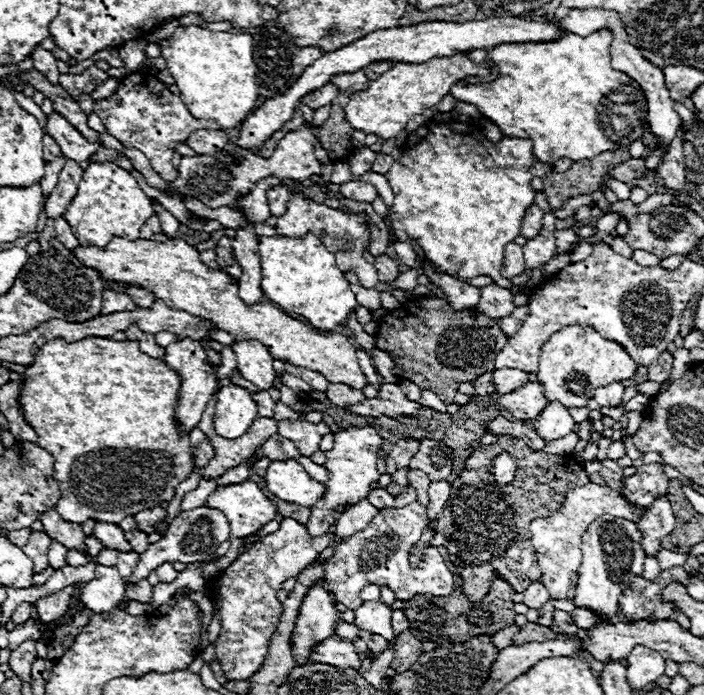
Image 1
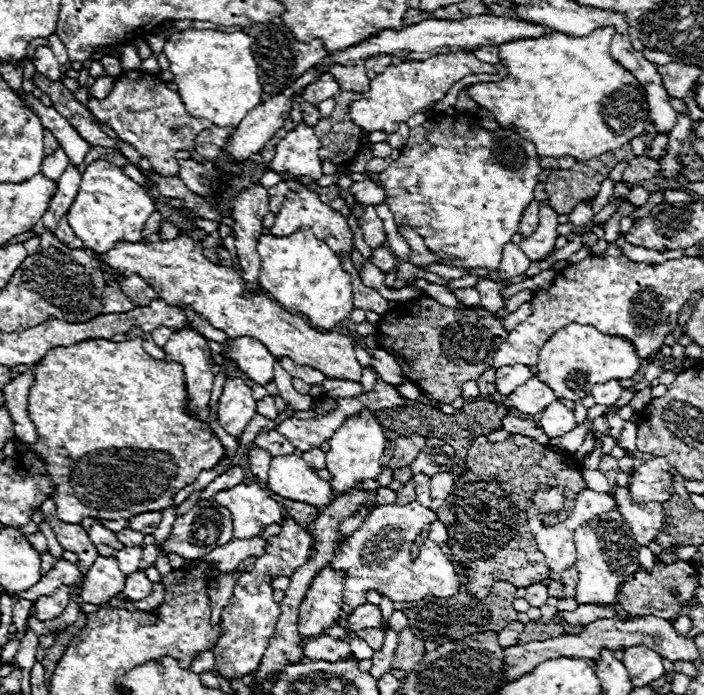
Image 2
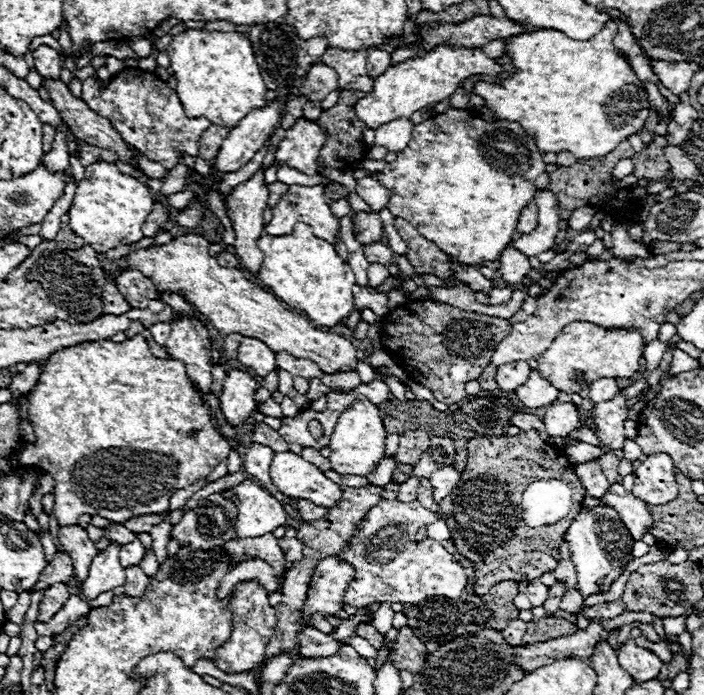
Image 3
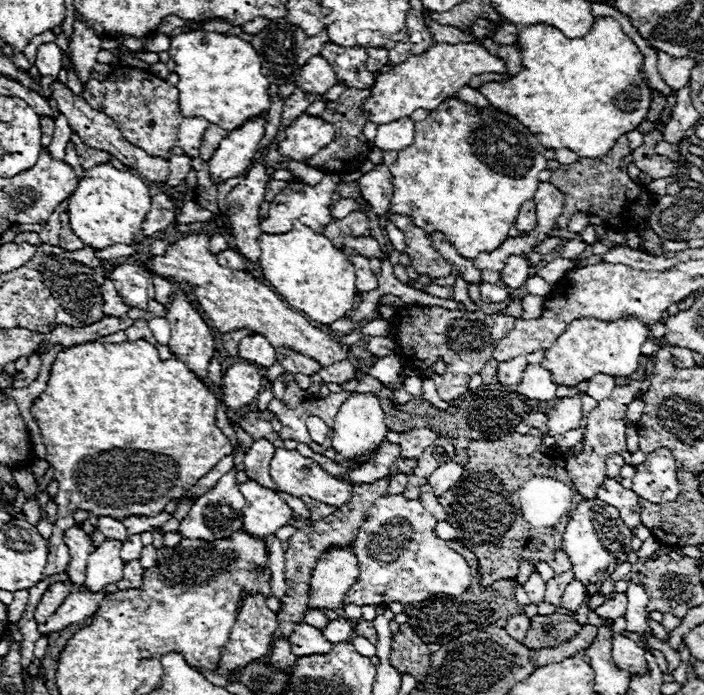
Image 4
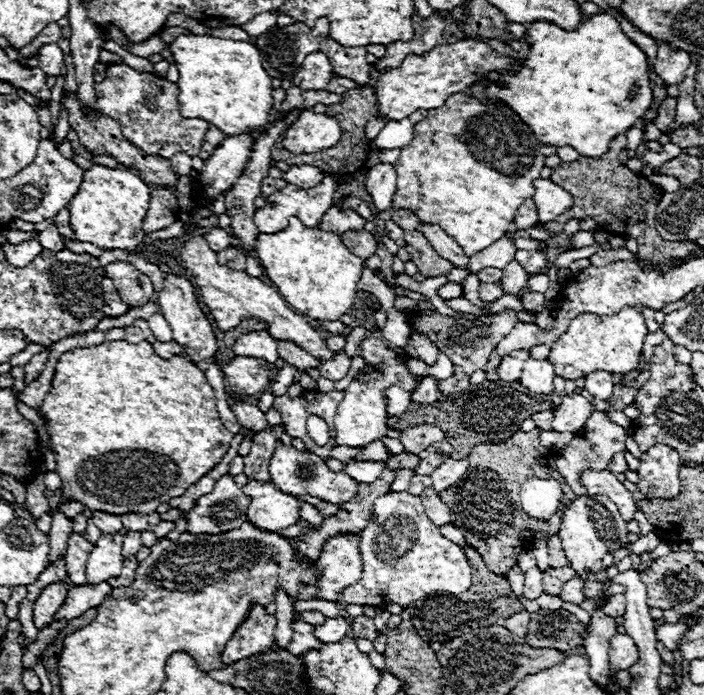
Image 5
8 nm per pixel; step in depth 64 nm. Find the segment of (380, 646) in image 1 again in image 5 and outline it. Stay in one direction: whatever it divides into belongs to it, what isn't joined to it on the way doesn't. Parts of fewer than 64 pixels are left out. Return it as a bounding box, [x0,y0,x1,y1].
[350,616,378,640]

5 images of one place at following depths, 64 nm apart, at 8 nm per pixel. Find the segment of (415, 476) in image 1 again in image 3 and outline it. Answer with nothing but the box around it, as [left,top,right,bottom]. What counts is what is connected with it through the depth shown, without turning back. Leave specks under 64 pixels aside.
[418,478,440,514]

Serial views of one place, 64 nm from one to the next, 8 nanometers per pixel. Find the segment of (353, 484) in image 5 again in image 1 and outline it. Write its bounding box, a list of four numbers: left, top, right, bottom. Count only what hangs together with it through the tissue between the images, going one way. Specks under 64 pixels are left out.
[264,460,326,506]

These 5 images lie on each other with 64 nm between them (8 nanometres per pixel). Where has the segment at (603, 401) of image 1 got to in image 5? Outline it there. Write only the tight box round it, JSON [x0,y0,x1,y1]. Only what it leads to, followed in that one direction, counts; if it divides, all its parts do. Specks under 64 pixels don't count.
[584,370,614,400]

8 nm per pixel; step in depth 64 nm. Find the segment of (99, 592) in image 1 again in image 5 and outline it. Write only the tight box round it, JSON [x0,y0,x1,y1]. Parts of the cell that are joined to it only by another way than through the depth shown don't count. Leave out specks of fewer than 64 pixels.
[88,534,122,582]

